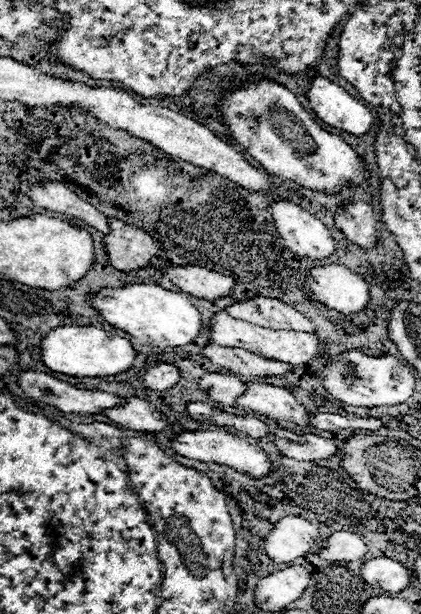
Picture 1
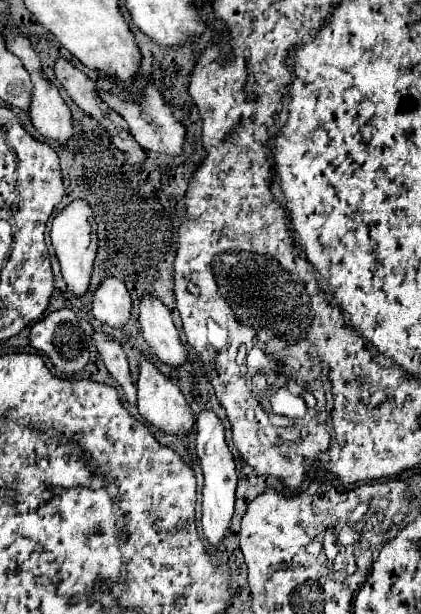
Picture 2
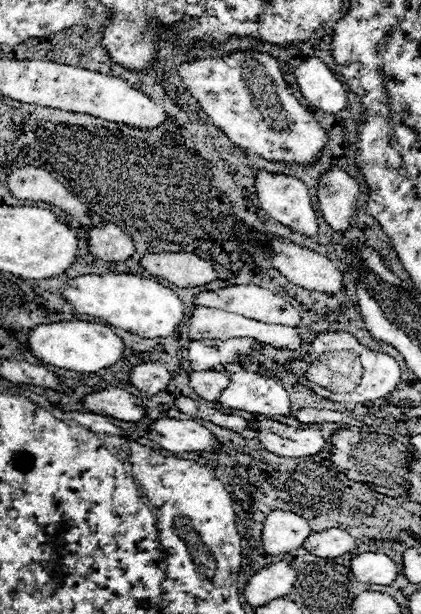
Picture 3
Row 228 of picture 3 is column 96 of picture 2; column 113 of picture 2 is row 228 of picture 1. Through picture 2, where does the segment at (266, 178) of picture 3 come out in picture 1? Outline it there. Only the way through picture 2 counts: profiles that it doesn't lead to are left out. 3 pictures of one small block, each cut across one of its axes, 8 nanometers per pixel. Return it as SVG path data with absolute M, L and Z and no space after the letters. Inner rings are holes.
M290 198L272 200L268 206L280 236L294 254L306 258L326 258L334 252L334 238L328 228Z

